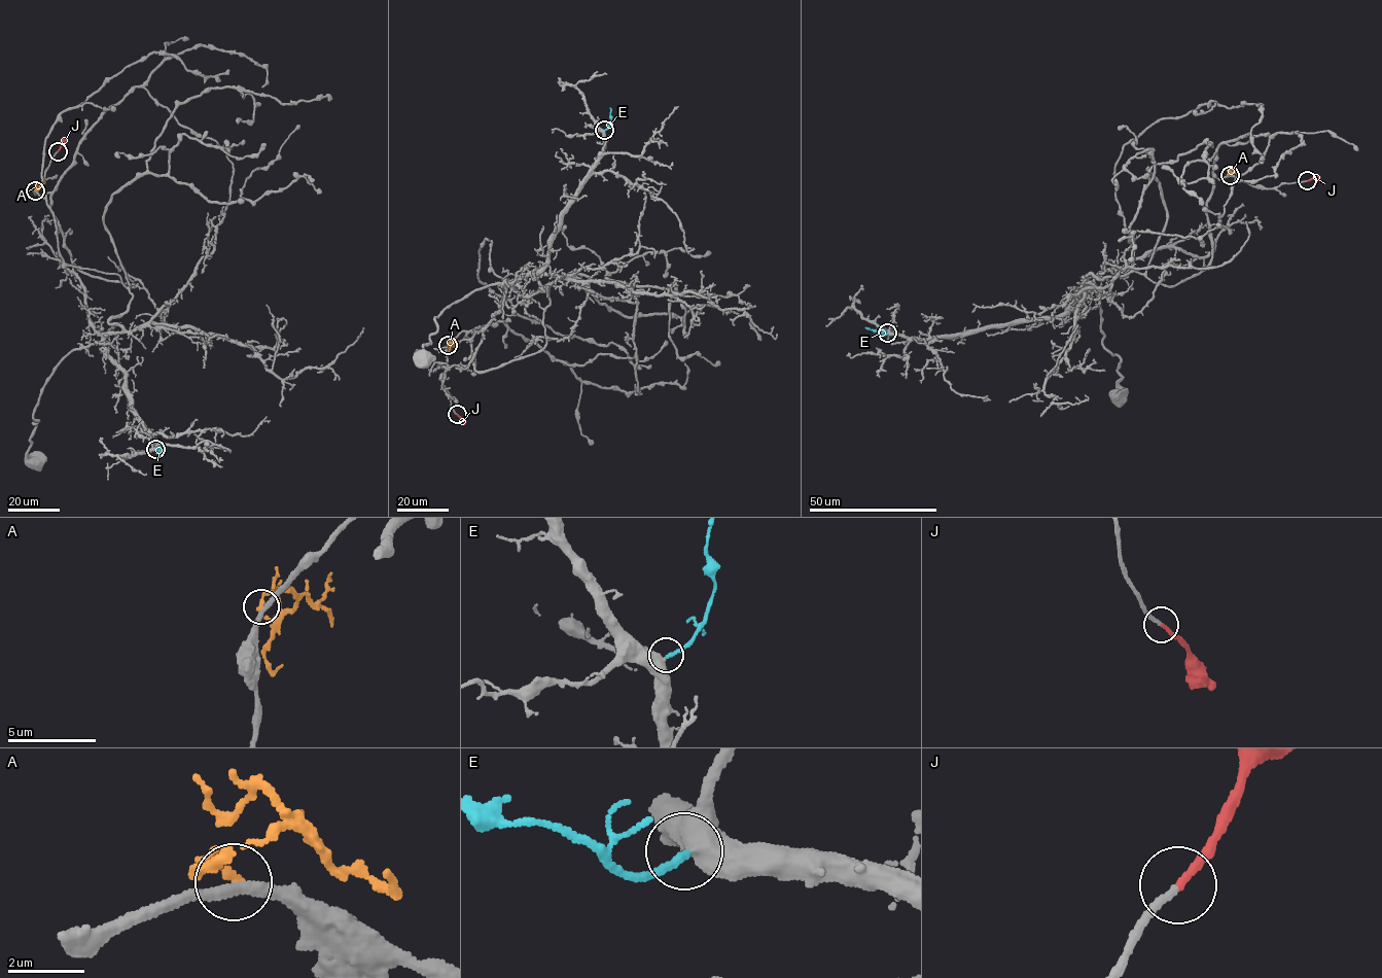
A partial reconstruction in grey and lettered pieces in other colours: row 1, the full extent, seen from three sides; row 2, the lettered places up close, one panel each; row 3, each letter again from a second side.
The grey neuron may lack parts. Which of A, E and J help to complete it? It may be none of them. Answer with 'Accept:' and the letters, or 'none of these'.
Accept: J

